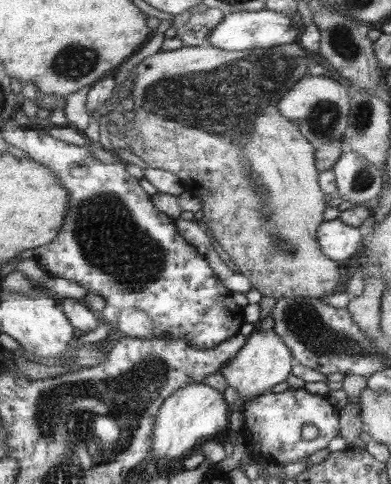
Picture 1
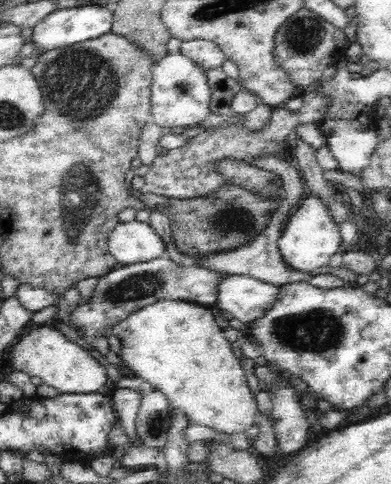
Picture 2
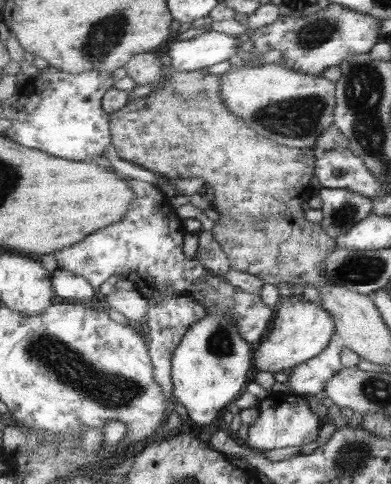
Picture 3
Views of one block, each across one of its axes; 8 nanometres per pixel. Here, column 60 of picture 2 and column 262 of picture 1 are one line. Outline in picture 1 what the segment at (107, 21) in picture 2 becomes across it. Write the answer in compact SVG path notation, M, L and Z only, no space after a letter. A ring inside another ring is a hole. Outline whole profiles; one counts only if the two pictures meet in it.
M259 10L259 12L239 12L239 14L227 14L223 24L215 28L215 32L209 38L211 46L217 46L221 50L255 50L255 48L273 48L273 46L285 46L285 44L299 44L301 34L305 32L301 14L295 18L289 18L287 14L275 12L275 10Z

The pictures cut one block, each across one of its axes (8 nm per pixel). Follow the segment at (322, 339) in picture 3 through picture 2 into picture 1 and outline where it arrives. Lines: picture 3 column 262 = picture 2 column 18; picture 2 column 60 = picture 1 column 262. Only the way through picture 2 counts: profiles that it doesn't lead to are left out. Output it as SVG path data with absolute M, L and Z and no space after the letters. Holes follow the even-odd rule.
M257 330L253 336L249 336L249 342L243 346L237 358L233 358L233 362L229 362L221 370L221 376L227 380L227 386L239 392L241 398L251 400L259 398L261 394L267 394L277 384L283 384L293 374L293 360L295 356L291 348L283 342L283 338L275 330L271 332Z

